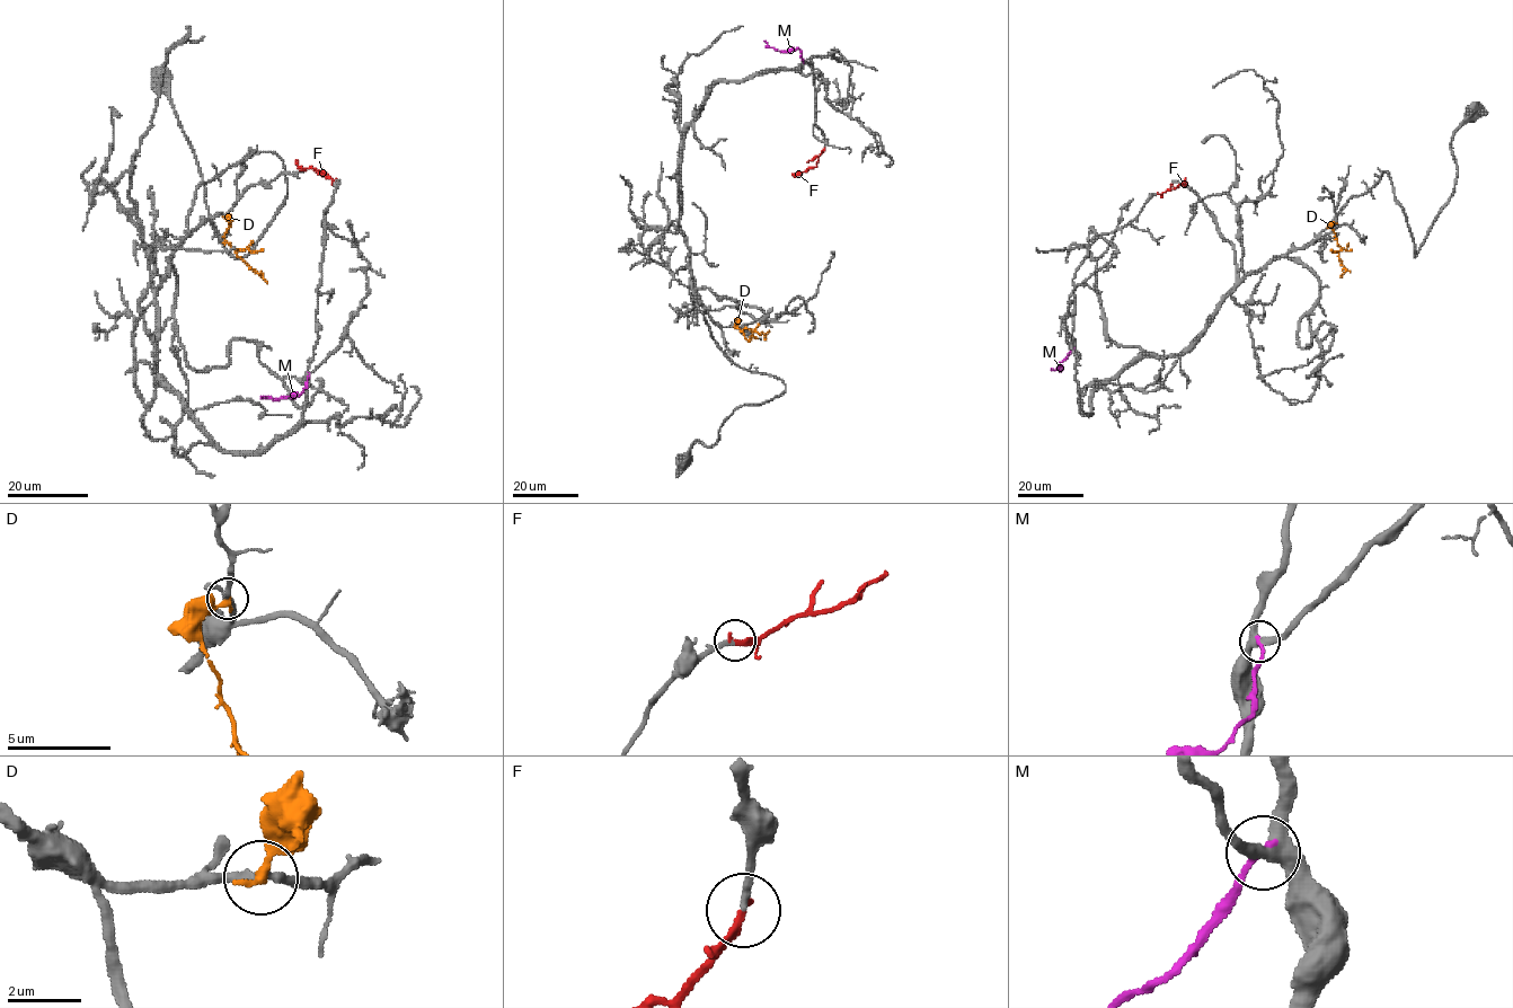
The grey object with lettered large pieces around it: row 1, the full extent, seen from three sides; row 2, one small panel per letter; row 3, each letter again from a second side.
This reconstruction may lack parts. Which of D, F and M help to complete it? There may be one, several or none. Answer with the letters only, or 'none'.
F

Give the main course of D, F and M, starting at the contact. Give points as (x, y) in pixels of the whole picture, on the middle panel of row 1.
D: (735, 326), (739, 323), (734, 326), (748, 341), (754, 329), (766, 320)
F: (824, 148), (815, 166), (792, 175)
M: (803, 62), (798, 49), (775, 50), (763, 41)

